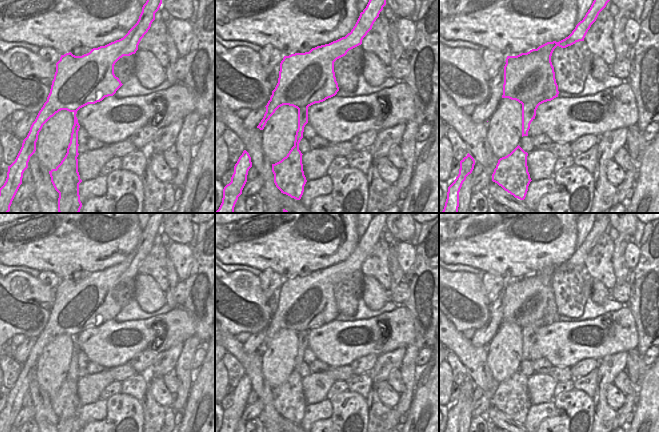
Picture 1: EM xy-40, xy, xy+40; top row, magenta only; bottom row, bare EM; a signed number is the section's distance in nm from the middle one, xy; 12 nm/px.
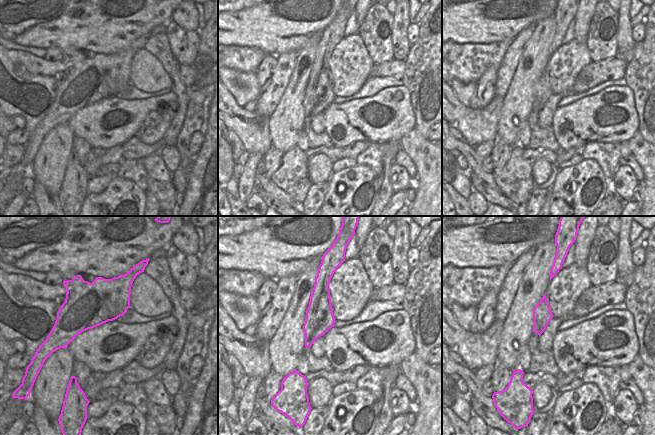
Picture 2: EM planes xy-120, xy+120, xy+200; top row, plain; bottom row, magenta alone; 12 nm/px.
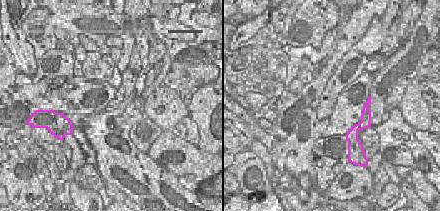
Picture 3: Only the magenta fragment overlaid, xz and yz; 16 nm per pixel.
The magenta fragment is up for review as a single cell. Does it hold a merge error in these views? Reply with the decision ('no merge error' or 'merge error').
merge error

